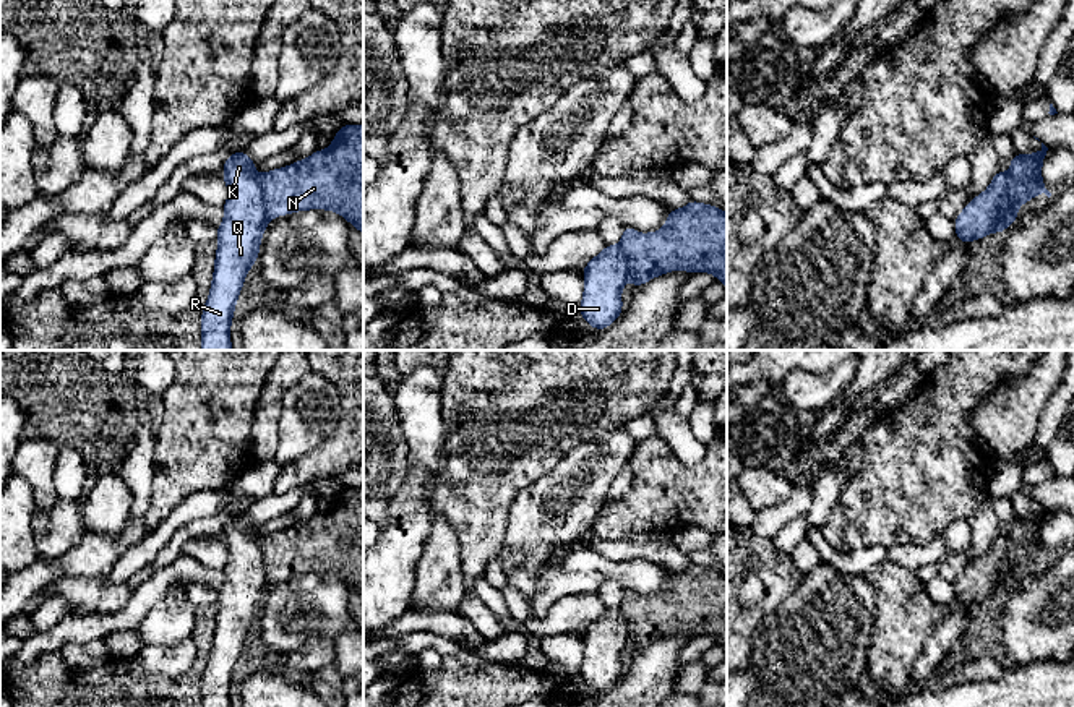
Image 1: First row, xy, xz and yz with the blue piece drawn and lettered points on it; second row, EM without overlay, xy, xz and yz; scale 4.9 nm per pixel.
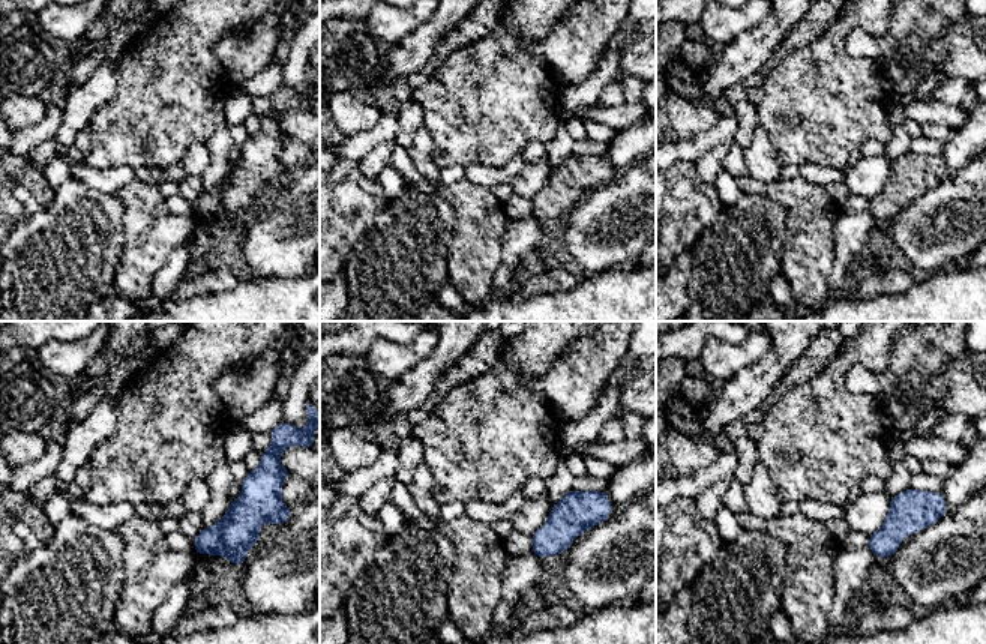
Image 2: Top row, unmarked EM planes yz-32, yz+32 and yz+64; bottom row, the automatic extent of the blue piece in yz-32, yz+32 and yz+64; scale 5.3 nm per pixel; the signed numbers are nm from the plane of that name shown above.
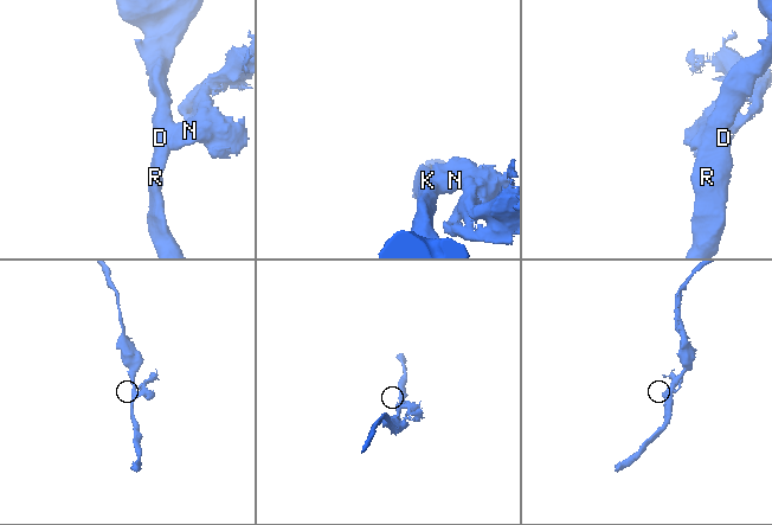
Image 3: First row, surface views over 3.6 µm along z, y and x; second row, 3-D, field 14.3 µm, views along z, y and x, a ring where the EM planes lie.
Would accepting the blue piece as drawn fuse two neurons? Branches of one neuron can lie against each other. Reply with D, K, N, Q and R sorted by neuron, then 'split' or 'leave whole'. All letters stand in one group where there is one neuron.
D K Q R / N | split

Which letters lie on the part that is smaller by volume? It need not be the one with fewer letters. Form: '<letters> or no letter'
N

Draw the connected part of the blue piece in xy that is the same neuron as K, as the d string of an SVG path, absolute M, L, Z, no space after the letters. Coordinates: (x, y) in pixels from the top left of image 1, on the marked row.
M235 151L222 165L229 196L222 206L226 216L217 227L214 276L201 315L201 350L232 350L234 308L268 225L256 164Z

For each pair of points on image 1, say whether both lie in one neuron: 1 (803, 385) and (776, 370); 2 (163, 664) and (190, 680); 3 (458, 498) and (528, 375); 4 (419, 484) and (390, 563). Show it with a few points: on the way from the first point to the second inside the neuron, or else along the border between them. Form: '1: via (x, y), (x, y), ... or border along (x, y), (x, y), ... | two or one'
1: border along (823, 372), (792, 370), (781, 383) | two
2: border along (195, 642), (184, 673), (143, 668) | two
3: via (482, 467), (494, 454), (513, 406) | one
4: via (411, 503), (408, 529), (399, 544) | one

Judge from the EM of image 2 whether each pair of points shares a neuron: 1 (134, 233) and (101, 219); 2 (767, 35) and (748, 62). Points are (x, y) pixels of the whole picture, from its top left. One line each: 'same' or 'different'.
1: different
2: same

